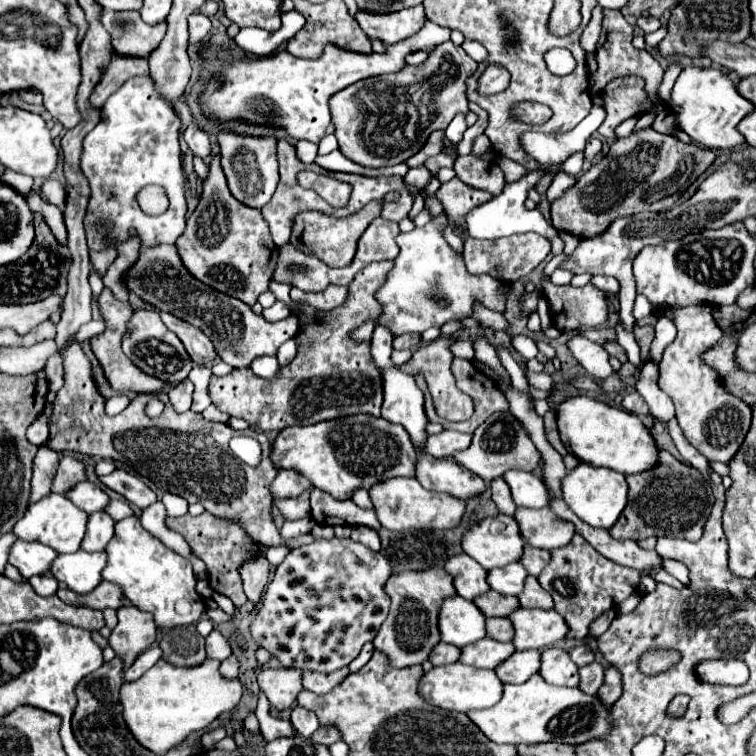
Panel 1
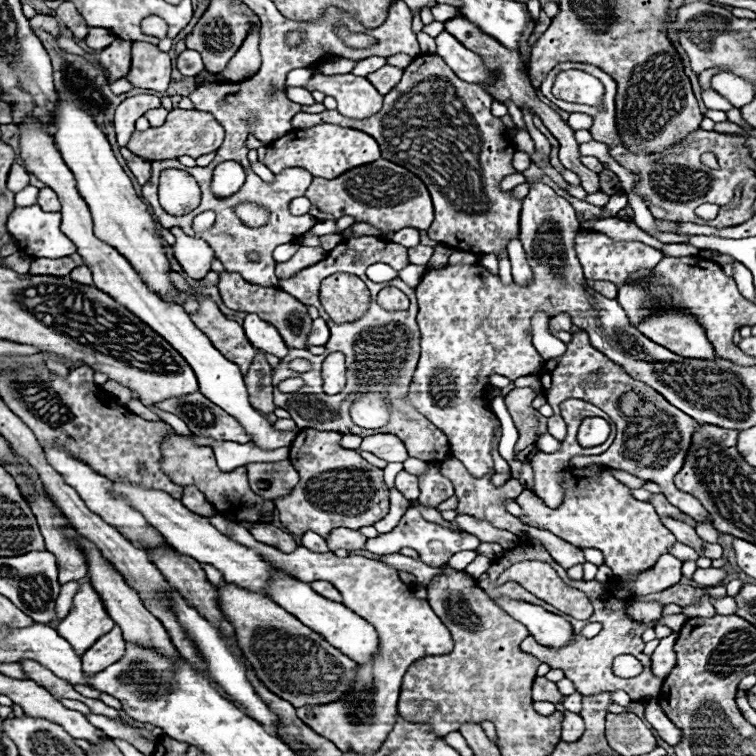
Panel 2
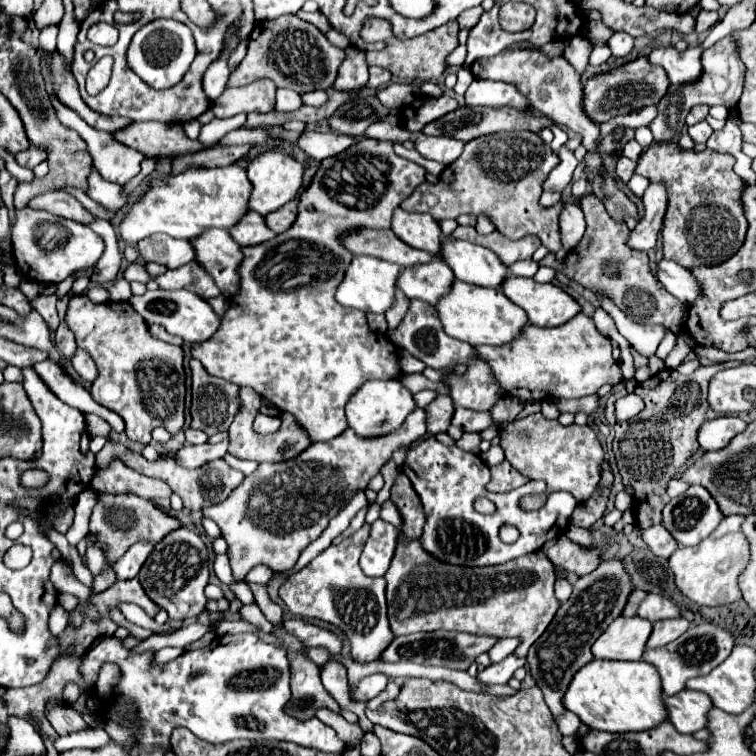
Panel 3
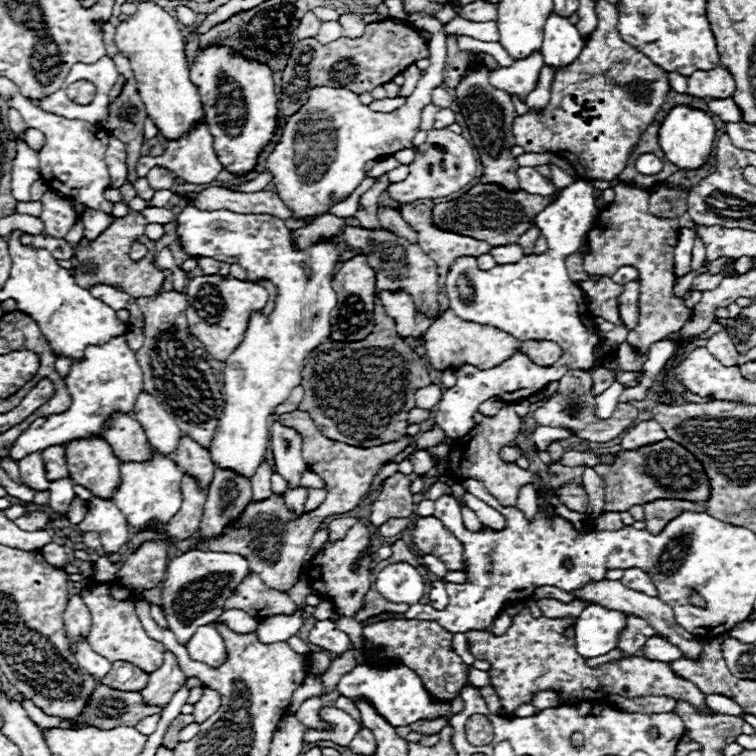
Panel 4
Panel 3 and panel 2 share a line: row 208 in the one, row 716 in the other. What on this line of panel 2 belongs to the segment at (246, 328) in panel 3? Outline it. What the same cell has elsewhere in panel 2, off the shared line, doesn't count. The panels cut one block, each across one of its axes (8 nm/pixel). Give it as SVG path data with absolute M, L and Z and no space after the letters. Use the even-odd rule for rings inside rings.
M212 516L208 518L212 526L220 528L222 534L230 536L232 540L256 548L260 554L264 554L264 560L272 562L274 566L280 566L282 570L290 572L298 580L314 582L314 580L328 580L332 582L340 594L346 608L354 610L358 616L374 624L378 636L380 636L380 652L376 660L358 666L356 672L356 688L346 696L346 700L324 704L324 706L302 706L298 708L300 720L304 720L316 734L324 736L326 740L334 742L336 748L342 752L376 752L380 744L384 742L384 736L392 730L396 722L396 704L400 696L400 684L406 668L424 656L436 656L436 654L448 654L454 648L454 640L448 632L448 628L440 622L440 618L432 612L430 604L426 600L414 598L412 592L408 592L398 572L388 568L386 564L362 556L346 556L338 558L332 552L320 554L310 552L304 546L298 546L298 550L284 554L272 546L256 542L250 532L236 524L226 520L224 516Z

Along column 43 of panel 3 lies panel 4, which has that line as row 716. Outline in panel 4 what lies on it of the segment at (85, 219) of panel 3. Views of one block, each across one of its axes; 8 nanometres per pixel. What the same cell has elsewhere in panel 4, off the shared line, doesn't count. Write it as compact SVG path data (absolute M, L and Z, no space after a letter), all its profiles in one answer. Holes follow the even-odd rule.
M202 686L202 698L194 704L194 722L202 722L202 720L208 720L216 710L220 708L220 694L212 688L206 688Z

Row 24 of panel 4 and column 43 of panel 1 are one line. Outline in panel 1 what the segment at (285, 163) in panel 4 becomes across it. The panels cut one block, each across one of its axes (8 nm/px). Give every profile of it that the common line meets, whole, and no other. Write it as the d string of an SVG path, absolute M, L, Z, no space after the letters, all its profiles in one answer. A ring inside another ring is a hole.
M42 414L42 418L38 418L30 428L28 428L28 440L36 446L42 446L46 440L48 440L48 422L46 422L46 416Z

